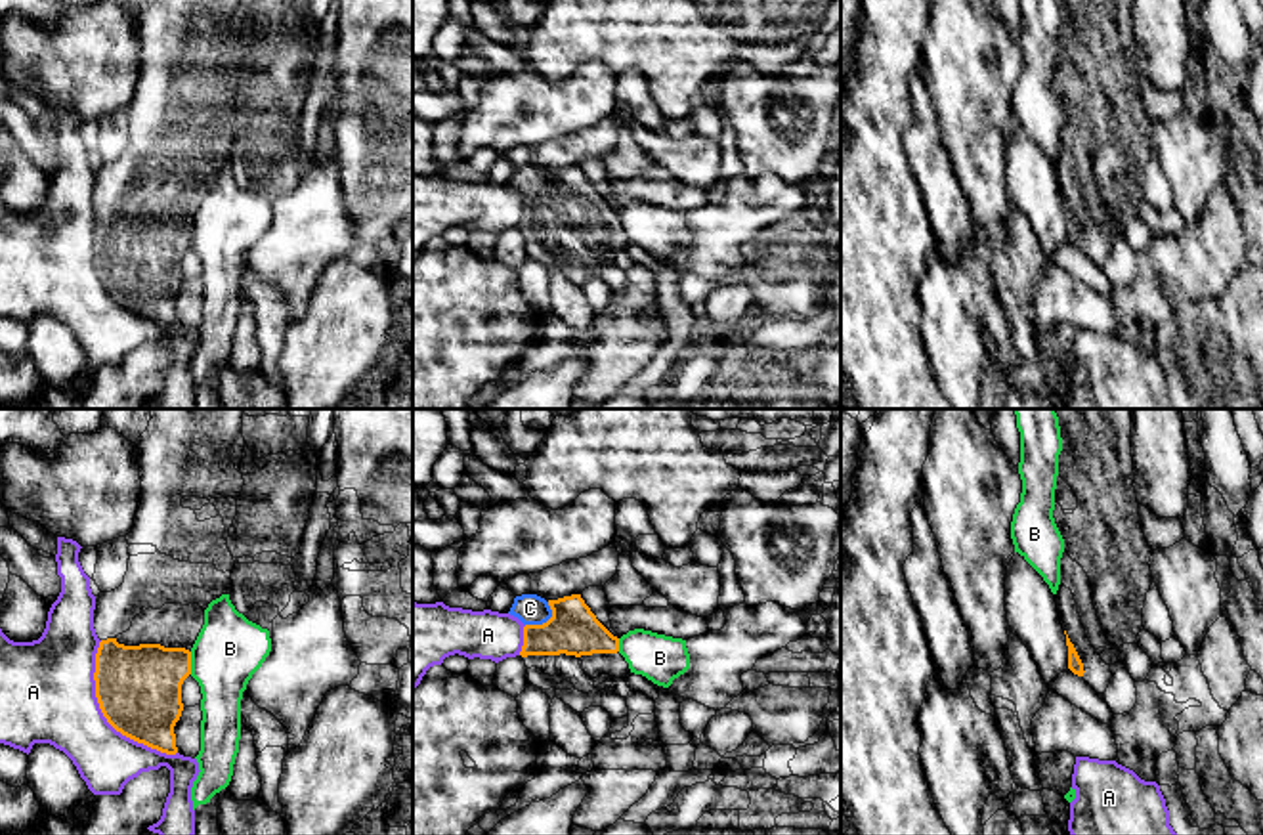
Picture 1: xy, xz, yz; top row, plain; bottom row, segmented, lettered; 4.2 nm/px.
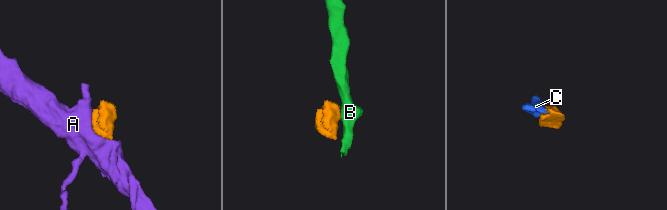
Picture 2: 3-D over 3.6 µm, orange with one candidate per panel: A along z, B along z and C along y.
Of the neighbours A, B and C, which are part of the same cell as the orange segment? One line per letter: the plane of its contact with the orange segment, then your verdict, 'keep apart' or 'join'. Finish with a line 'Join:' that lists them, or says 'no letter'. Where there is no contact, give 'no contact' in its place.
A: xy | keep apart
B: xy | keep apart
C: xz | join
Join: C

